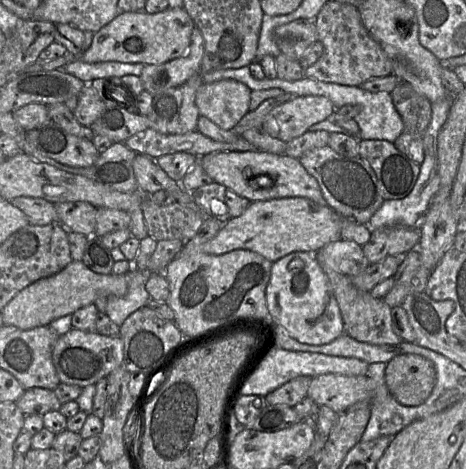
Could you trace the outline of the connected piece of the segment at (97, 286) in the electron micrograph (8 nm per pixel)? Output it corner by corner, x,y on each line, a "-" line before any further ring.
71,261
58,273
39,279
17,293
1,311
4,325
29,330
50,325
54,320
72,315
76,310
93,304
99,296
123,296
128,291
124,274
99,274
82,261

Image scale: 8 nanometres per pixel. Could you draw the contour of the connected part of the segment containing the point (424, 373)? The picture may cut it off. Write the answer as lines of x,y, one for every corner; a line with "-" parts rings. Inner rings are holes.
399,354
386,363
385,381
398,402
418,406
431,394
436,370
433,362
421,355

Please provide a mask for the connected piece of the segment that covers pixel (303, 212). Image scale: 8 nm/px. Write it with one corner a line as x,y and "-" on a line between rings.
304,197
253,201
238,217
222,224
219,232
202,245
202,251
220,255
244,249
256,252
272,263
292,252
317,253
327,244
340,240
342,217
331,207

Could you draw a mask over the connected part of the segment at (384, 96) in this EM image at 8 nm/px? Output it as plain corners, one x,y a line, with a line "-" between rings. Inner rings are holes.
243,66
238,69
223,69
208,72
203,76
203,83
212,83
224,79
239,81
248,86
252,91
279,88
284,92
298,96
324,96
333,103
335,109
339,109
348,104
358,105
360,106
360,112
353,118
359,126
358,139
386,140
393,143
403,131
403,121
393,104
390,93
388,92
372,93
360,86
348,86
323,82
316,79
310,79
306,76
297,81
286,81
279,78
264,78
260,80
252,76
249,66

